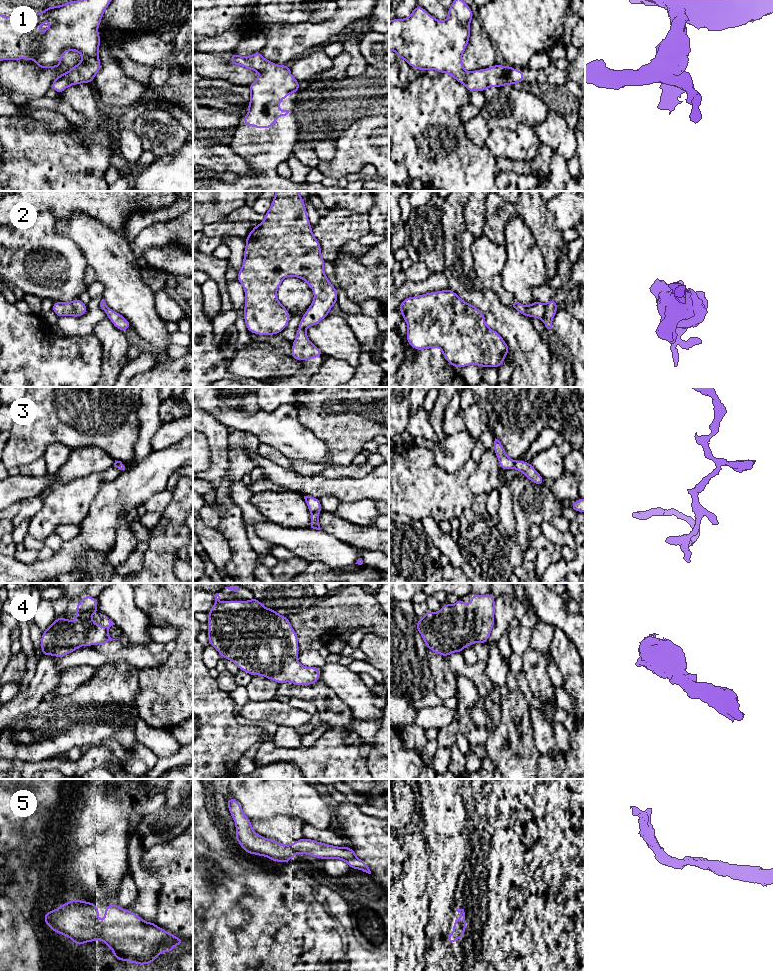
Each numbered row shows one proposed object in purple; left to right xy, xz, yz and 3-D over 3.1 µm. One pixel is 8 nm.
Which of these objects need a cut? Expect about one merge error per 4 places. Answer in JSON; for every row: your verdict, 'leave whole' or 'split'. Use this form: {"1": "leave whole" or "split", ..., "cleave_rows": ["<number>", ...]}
{"1": "leave whole", "2": "leave whole", "3": "leave whole", "4": "leave whole", "5": "leave whole", "cleave_rows": []}

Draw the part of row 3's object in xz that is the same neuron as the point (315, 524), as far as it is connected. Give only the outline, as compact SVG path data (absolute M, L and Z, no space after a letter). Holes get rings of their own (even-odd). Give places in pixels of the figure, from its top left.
M304 496L308 510L311 513L311 528L320 530L319 512L322 511L322 505L319 498Z

